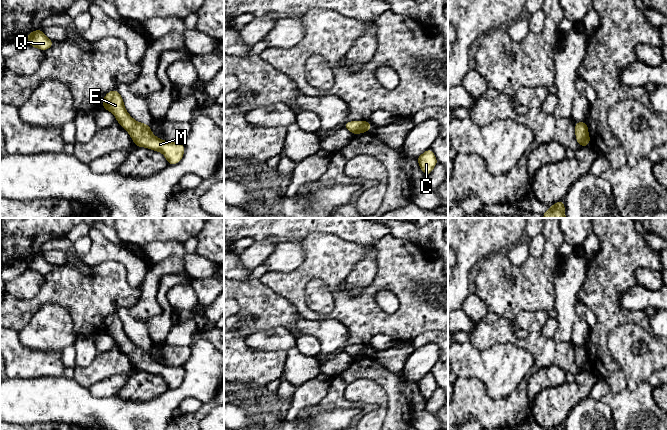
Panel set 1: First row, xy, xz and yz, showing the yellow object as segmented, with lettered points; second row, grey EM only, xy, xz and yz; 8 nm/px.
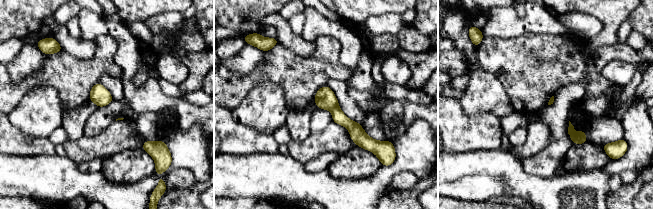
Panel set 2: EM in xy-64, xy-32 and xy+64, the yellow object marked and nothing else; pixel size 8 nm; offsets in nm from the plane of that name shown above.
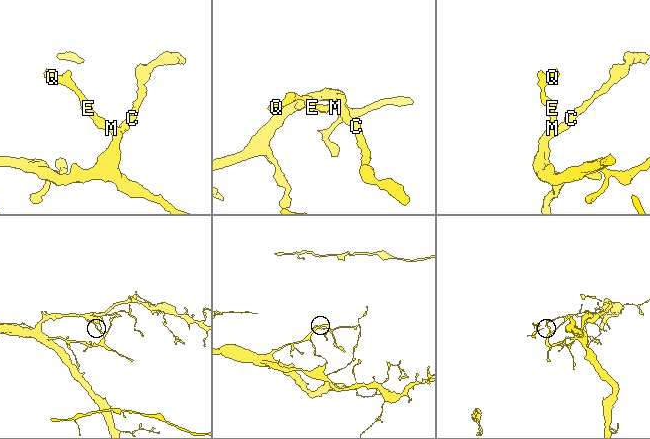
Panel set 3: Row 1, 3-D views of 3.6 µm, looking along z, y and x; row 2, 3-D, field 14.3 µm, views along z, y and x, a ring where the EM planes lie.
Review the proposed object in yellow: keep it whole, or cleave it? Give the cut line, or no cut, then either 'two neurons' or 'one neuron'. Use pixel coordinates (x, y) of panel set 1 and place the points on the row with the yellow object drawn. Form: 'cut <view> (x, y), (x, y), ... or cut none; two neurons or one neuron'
cut none; one neuron

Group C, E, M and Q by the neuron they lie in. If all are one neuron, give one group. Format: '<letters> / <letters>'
C E M Q

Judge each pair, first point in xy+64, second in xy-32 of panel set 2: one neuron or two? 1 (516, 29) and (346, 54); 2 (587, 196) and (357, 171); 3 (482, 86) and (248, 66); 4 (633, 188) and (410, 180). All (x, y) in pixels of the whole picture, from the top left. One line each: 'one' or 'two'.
1: one
2: two
3: two
4: two

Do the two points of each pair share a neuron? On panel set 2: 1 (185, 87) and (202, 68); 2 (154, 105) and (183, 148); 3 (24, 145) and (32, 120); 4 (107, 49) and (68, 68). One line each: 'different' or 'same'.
1: same
2: different
3: different
4: same

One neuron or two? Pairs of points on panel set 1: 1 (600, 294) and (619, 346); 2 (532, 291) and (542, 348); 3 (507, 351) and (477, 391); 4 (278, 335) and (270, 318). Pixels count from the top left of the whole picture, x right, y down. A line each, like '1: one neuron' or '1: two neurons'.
1: two neurons
2: two neurons
3: two neurons
4: two neurons

